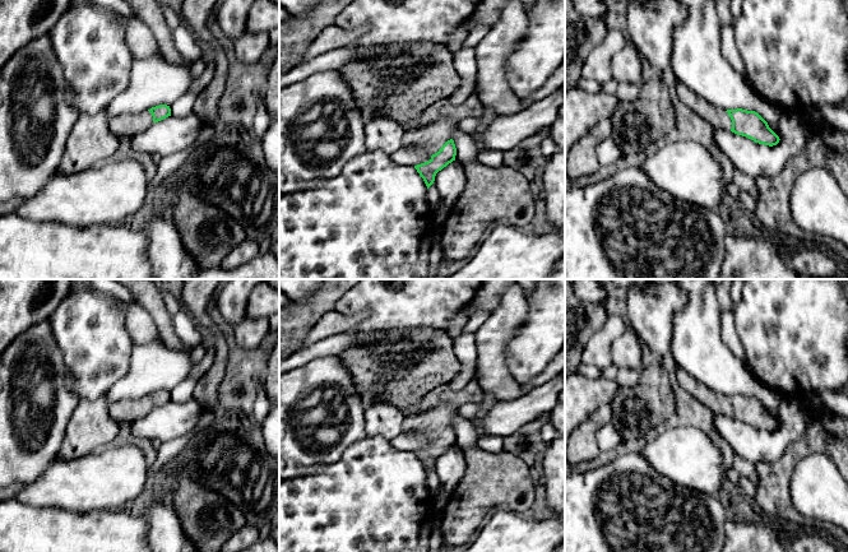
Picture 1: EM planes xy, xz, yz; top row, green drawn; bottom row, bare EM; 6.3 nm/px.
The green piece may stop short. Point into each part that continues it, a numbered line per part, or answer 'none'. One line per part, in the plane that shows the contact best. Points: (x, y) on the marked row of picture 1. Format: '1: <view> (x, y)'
1: xz (430, 138)

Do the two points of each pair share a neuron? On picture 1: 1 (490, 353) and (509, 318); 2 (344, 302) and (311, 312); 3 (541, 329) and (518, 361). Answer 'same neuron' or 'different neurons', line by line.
1: same neuron
2: different neurons
3: same neuron

